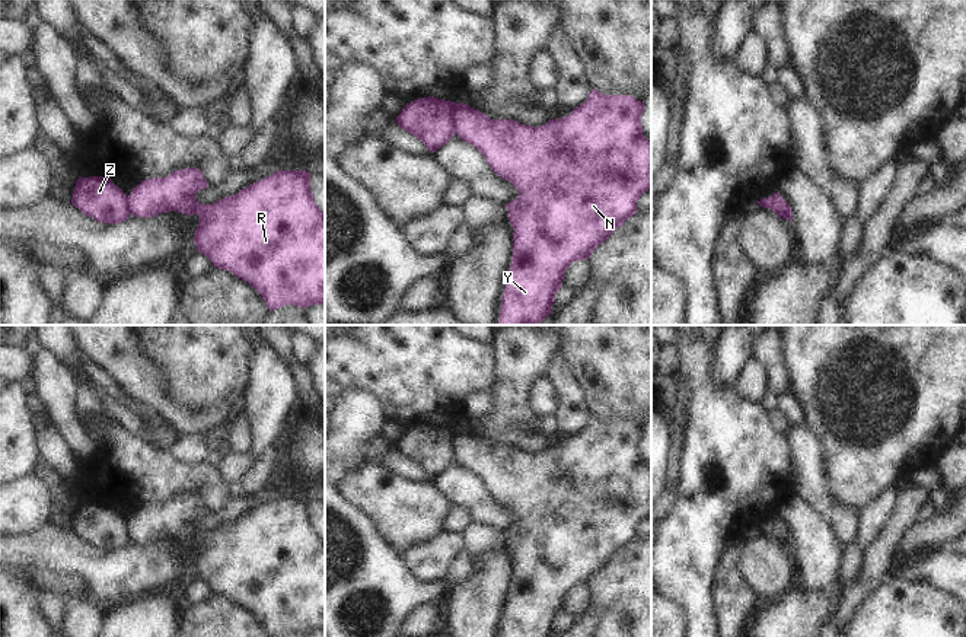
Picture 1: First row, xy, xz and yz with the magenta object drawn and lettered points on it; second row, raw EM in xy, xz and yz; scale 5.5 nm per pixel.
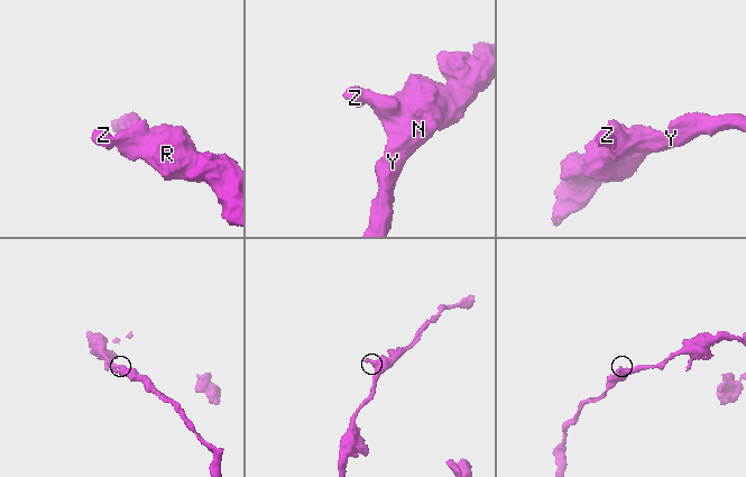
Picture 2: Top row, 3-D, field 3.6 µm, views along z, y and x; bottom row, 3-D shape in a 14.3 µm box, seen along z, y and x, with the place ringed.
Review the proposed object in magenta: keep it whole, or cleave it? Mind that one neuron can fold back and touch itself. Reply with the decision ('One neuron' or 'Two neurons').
Two neurons.

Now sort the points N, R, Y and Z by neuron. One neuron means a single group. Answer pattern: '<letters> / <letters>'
N R Y / Z

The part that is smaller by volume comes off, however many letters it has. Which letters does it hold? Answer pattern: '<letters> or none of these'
Z

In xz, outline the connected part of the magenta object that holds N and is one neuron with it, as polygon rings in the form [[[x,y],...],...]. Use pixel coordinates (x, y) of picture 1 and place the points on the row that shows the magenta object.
[[[593,89],[570,115],[532,127],[514,120],[491,120],[463,102],[456,105],[456,134],[476,147],[491,169],[519,191],[519,197],[506,204],[514,243],[498,325],[539,325],[552,315],[568,265],[589,259],[596,246],[637,213],[640,197],[651,189],[651,143],[643,134],[641,124],[644,108],[634,96],[602,95]]]

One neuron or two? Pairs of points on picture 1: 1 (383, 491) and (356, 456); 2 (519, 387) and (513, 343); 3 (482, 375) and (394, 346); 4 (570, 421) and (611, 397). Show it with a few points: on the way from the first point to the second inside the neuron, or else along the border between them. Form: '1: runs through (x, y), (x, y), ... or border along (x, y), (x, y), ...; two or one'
1: border along (369, 461), (340, 486); two
2: runs through (519, 376), (519, 353); one
3: runs through (461, 368), (421, 368), (415, 362); one
4: border along (577, 378), (593, 414); two

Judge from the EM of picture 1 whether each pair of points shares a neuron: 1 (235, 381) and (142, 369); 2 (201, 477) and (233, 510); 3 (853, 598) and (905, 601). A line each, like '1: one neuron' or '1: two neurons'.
1: two neurons
2: two neurons
3: two neurons

